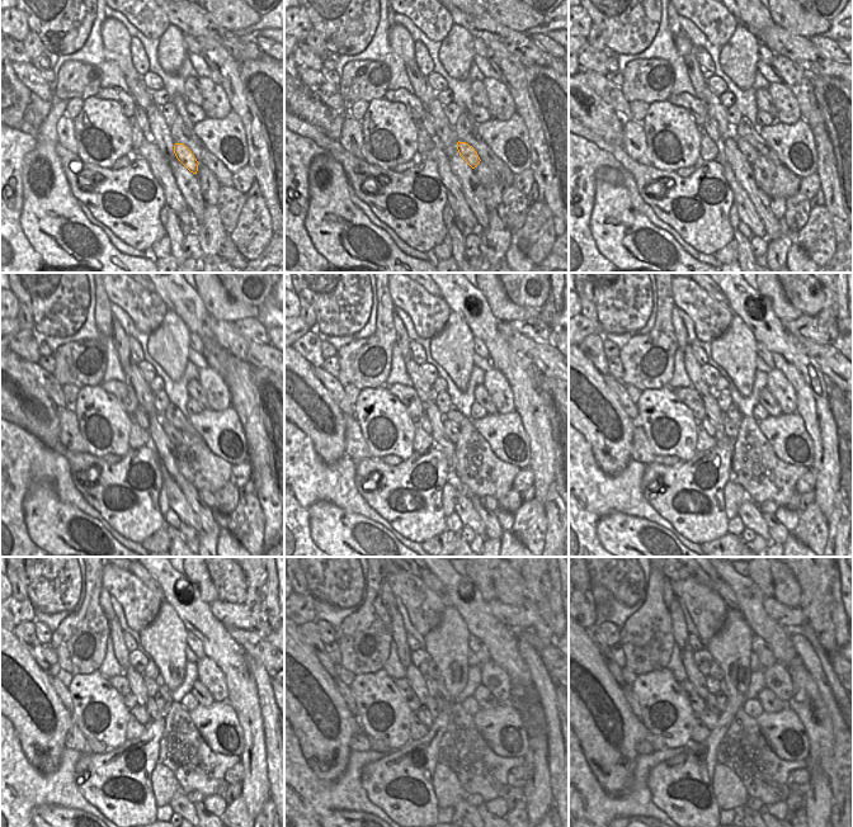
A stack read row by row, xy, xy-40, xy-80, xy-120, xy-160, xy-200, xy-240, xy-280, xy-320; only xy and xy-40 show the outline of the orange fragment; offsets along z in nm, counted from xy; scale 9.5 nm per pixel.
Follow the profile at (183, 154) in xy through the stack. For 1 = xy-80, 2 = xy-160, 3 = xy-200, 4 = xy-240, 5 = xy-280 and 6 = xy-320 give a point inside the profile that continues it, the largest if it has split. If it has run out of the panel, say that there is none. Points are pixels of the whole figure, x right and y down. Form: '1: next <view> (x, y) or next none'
1: next xy-80 (752, 154)
2: next xy-160 (452, 429)
3: next xy-200 (731, 428)
4: next xy-240 (151, 708)
5: next xy-280 (430, 703)
6: next xy-320 (710, 700)

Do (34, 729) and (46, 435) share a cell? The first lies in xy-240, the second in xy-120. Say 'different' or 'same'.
same

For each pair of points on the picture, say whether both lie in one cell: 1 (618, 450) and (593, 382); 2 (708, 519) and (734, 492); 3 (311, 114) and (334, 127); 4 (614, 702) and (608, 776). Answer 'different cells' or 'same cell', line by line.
1: same cell
2: different cells
3: different cells
4: same cell

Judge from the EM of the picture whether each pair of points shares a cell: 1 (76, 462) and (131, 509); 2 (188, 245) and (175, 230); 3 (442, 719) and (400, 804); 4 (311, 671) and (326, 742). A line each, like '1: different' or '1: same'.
1: same
2: different
3: same
4: same

